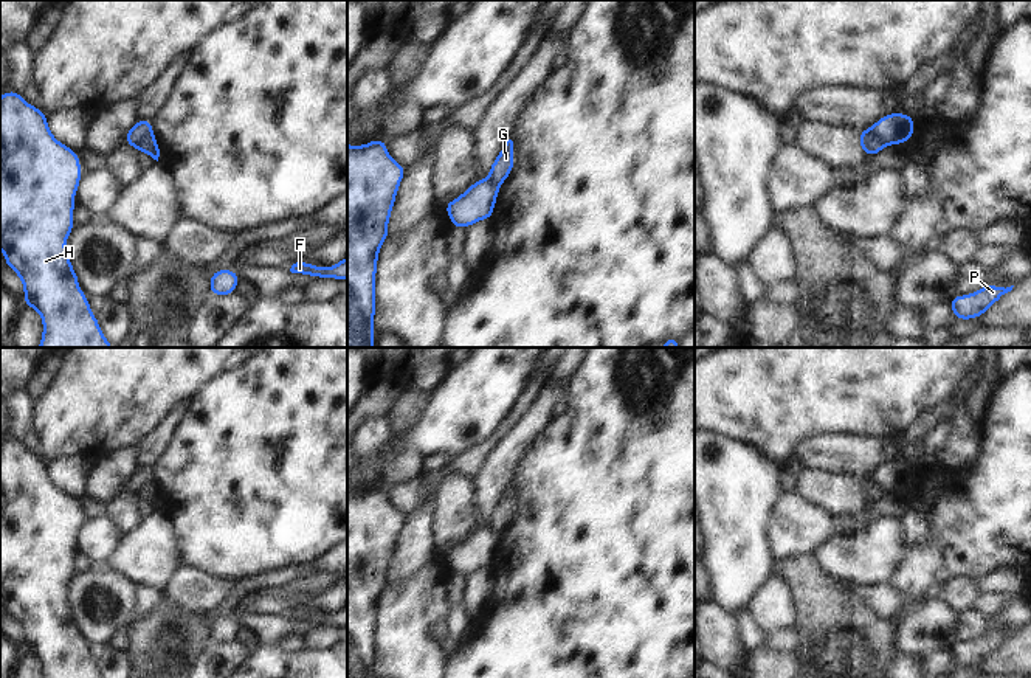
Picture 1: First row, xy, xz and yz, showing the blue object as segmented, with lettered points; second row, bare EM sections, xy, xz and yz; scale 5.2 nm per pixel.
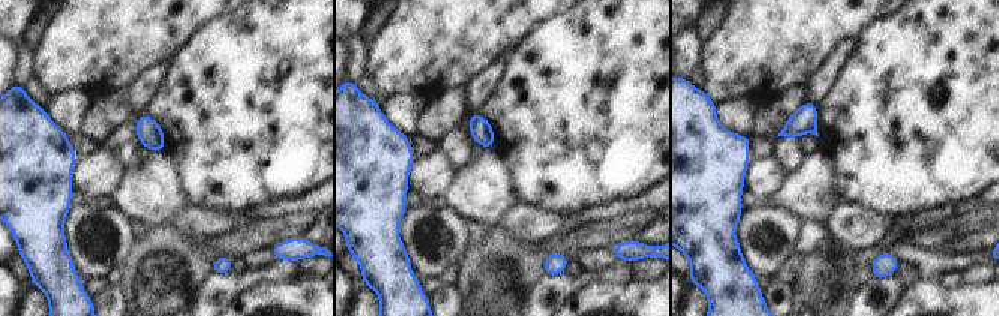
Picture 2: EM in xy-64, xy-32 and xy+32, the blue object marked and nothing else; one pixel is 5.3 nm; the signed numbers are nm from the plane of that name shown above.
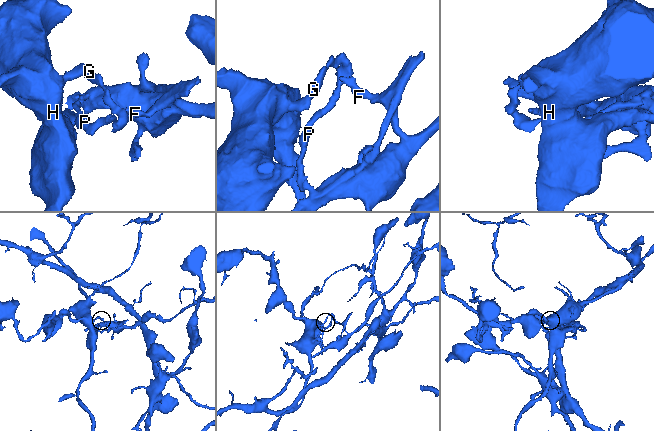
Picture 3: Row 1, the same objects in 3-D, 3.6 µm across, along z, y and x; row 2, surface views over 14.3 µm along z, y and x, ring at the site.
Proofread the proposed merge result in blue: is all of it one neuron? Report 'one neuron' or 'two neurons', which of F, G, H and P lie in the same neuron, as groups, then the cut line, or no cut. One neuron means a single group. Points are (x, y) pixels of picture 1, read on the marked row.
two neurons | F G P / H | xy (151, 132), (135, 146)

